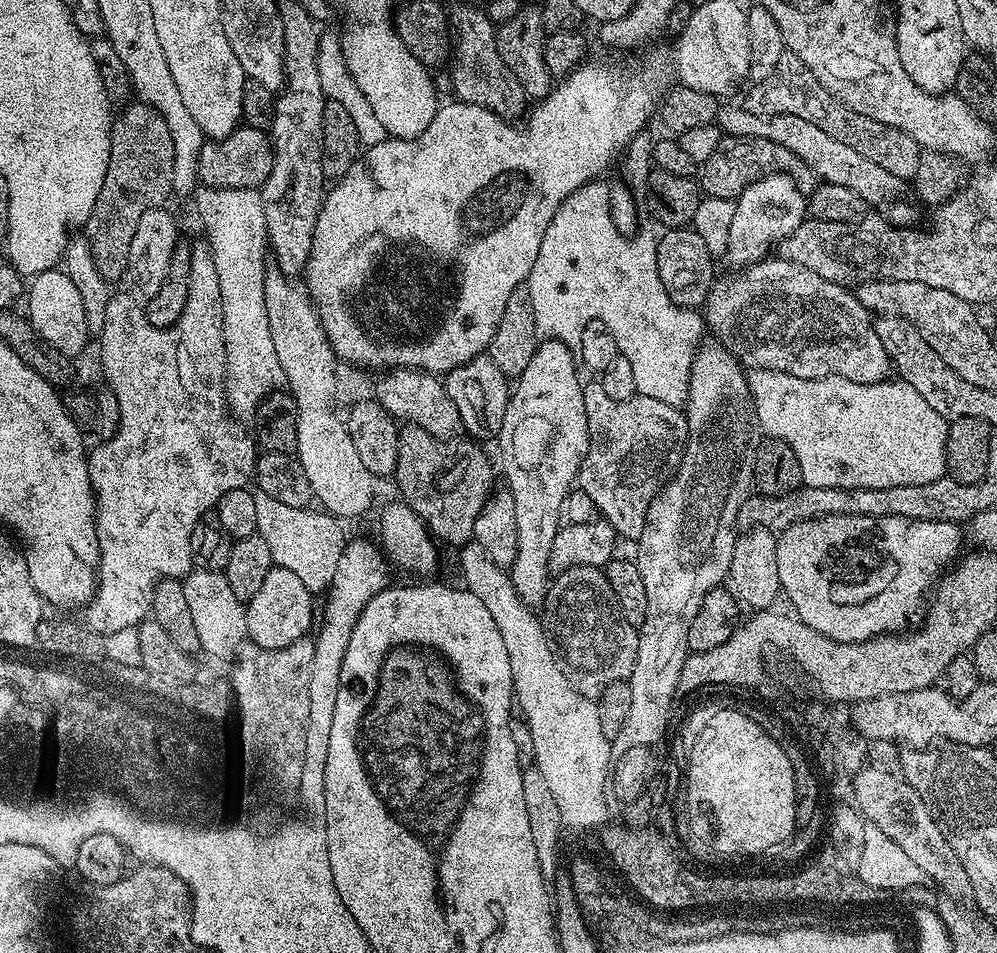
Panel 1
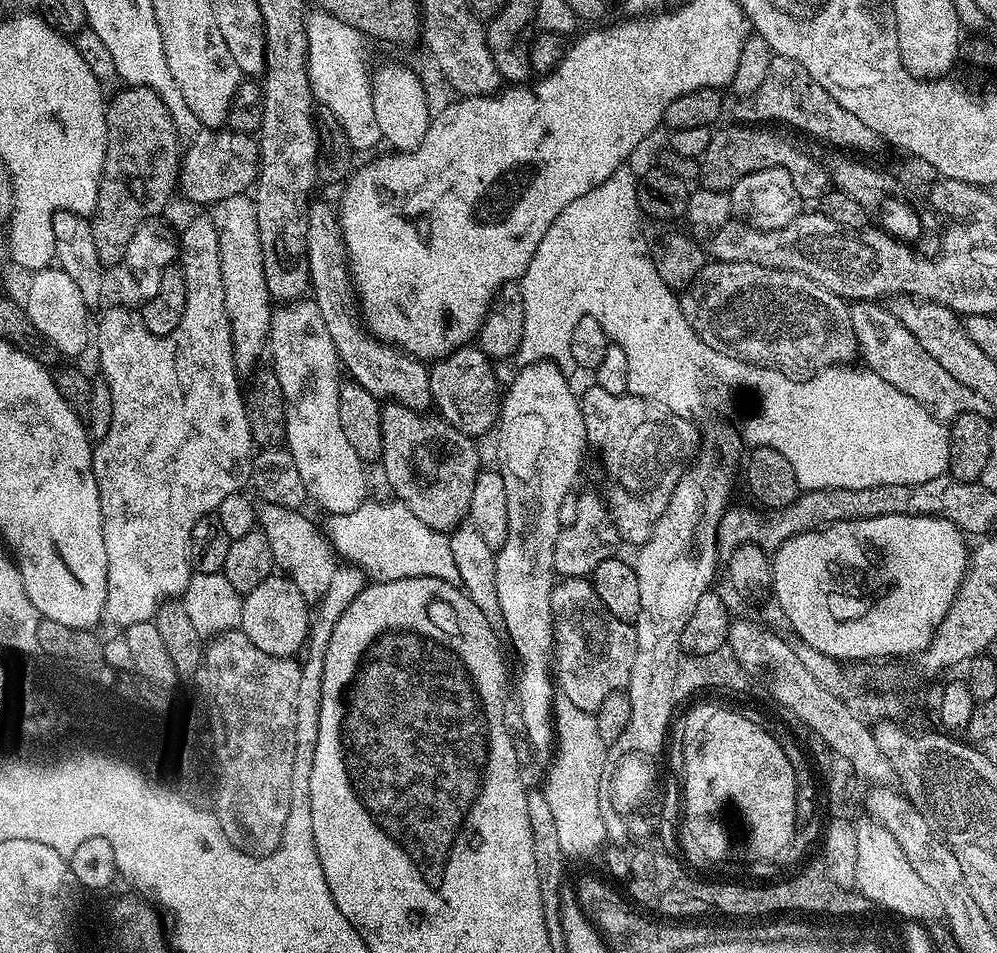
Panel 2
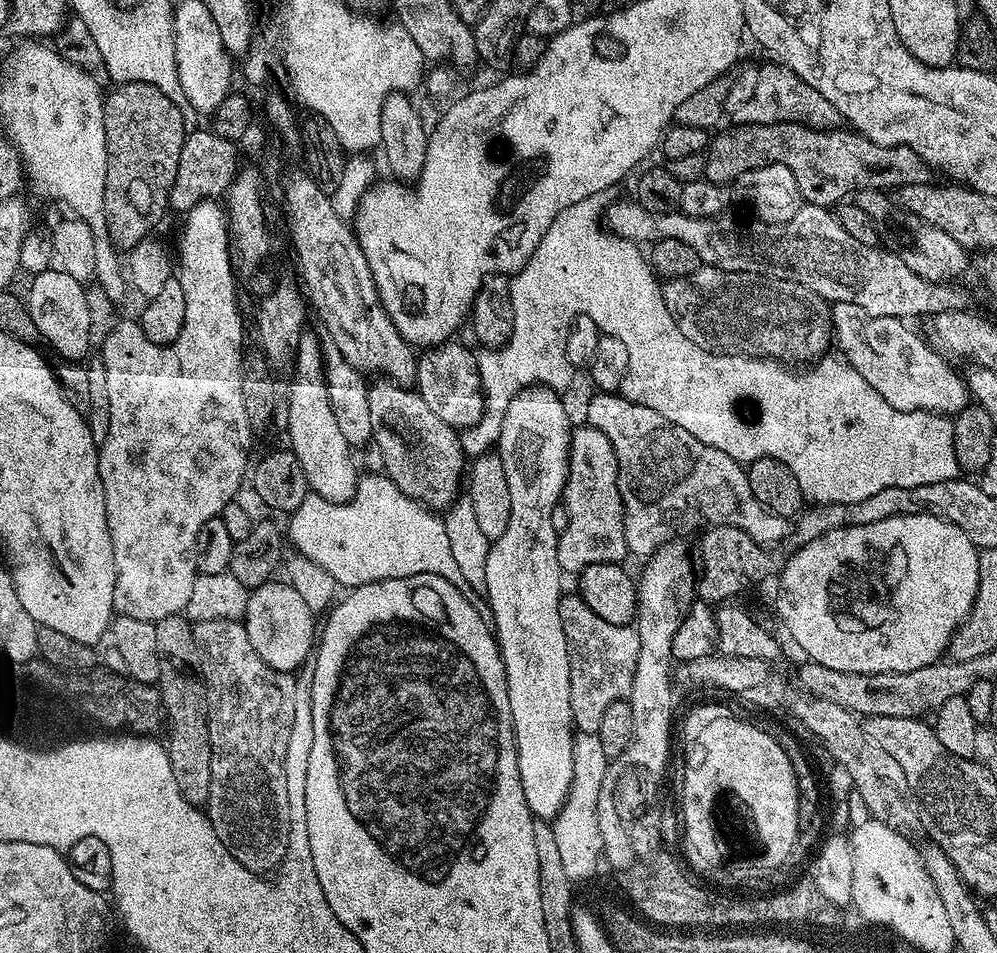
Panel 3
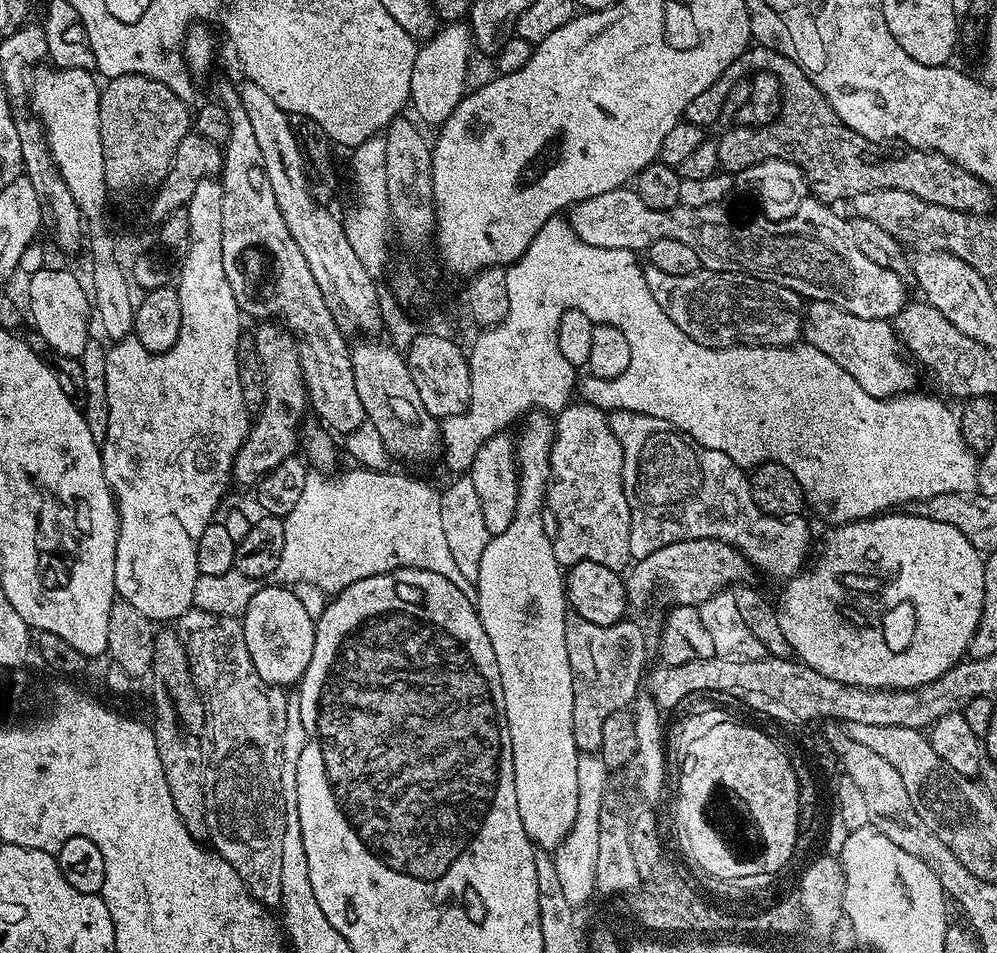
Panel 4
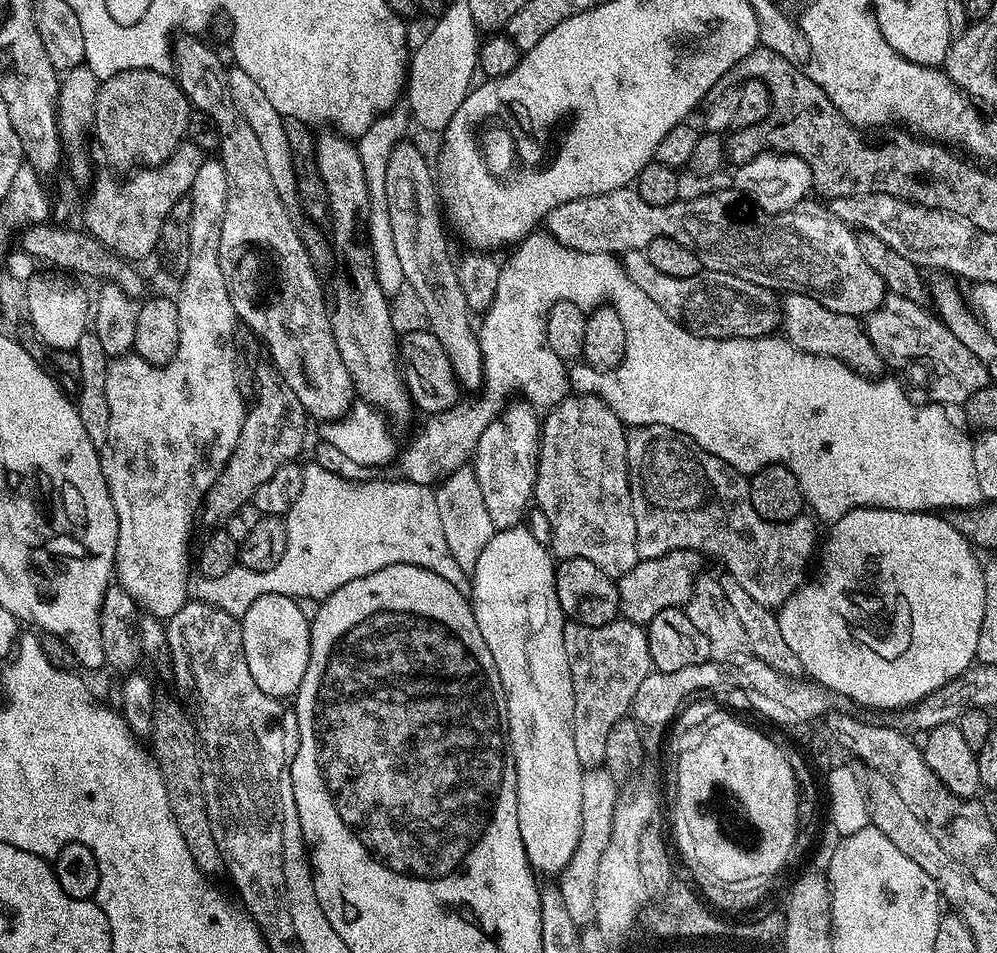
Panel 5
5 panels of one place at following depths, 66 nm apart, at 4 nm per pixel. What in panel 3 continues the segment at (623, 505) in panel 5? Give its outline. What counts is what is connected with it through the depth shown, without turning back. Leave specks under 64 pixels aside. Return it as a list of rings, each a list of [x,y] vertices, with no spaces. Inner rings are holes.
[[[591,426],[577,427],[572,433],[570,450],[568,451],[568,481],[564,487],[562,505],[569,515],[566,528],[558,533],[558,562],[561,573],[579,574],[586,566],[595,564],[620,564],[623,556],[629,555],[626,546],[626,530],[624,529],[624,507],[622,494],[618,486],[620,467],[618,458],[614,454],[614,446],[610,446],[610,438],[602,434],[602,430]]]

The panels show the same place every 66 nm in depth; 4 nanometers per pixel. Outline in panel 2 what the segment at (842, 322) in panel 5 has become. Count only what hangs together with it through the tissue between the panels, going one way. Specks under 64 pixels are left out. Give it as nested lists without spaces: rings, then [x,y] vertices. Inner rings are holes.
[[[855,301],[850,307],[851,326],[855,332],[857,349],[861,361],[866,362],[865,367],[876,374],[888,384],[894,386],[899,392],[906,393],[914,401],[918,401],[932,415],[939,420],[948,422],[959,417],[962,413],[975,412],[980,404],[979,397],[968,386],[954,378],[948,370],[939,365],[936,358],[931,357],[914,334],[902,326],[900,320],[875,301]]]

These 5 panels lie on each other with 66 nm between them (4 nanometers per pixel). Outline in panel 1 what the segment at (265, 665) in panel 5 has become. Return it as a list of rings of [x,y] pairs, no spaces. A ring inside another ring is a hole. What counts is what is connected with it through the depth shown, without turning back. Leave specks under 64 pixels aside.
[[[273,566],[270,574],[266,574],[262,587],[254,598],[246,601],[248,609],[248,636],[257,648],[285,648],[290,642],[298,642],[309,635],[308,627],[312,624],[313,593],[302,586],[291,570]]]

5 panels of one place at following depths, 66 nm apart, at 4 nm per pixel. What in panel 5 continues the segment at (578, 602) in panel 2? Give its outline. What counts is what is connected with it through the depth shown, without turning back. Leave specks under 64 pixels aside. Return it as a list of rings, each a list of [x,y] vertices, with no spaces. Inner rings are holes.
[[[617,618],[606,626],[586,626],[568,622],[564,625],[564,645],[566,658],[570,662],[570,674],[574,686],[574,750],[578,754],[578,762],[586,770],[601,767],[606,758],[606,734],[614,722],[625,719],[632,707],[634,694],[638,694],[638,686],[642,686],[642,678],[653,671],[650,658],[650,646],[646,632],[641,625],[623,618]]]

